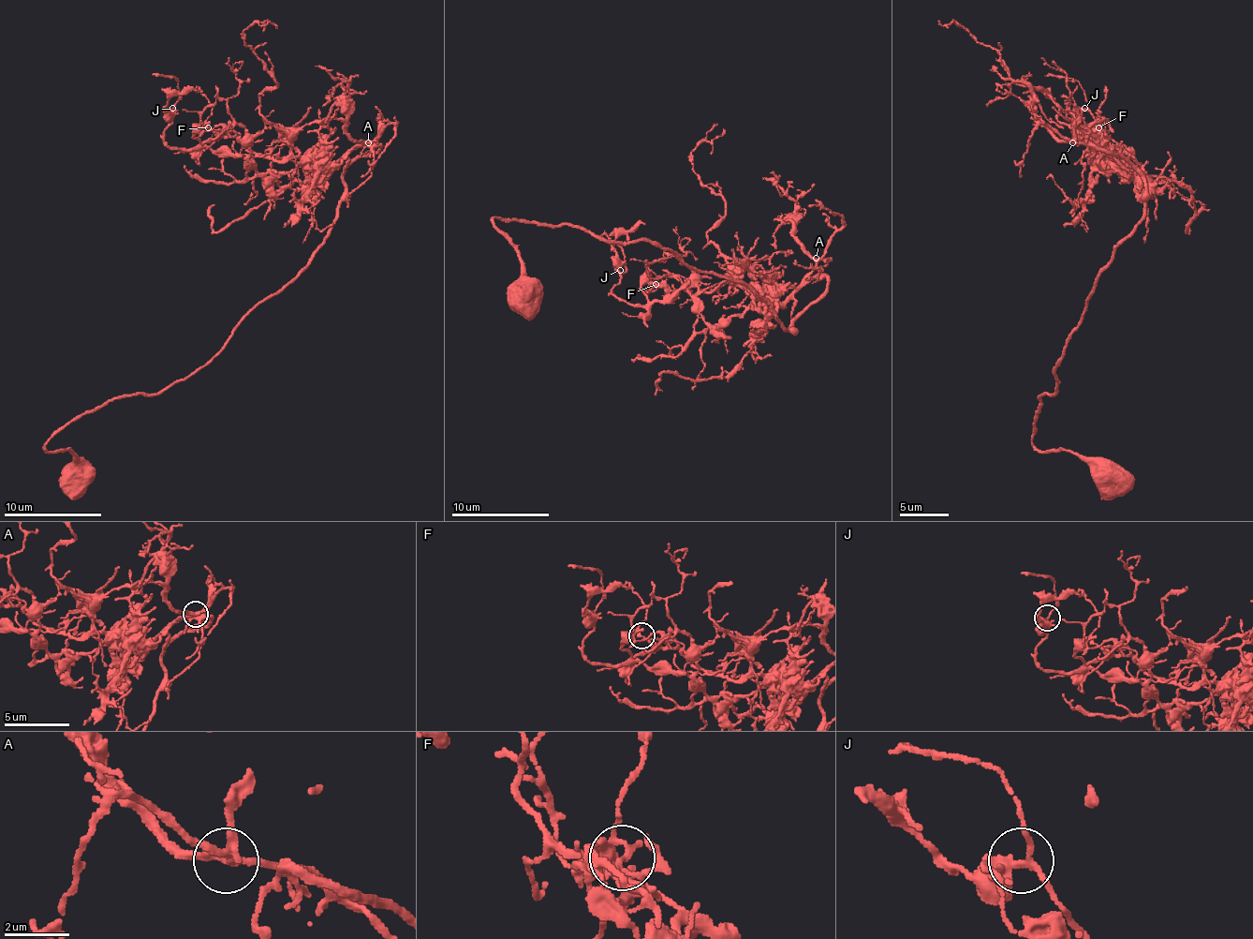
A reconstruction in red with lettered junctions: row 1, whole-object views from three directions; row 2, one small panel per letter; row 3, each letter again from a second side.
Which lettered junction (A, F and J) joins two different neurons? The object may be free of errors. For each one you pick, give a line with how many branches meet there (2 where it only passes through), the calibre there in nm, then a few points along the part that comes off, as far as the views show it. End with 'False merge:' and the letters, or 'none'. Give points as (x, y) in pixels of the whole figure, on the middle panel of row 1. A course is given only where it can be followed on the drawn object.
F: branches 4; calibre 190 nm; course (656, 285), (641, 288), (644, 305), (620, 300), (612, 290), (627, 270), (620, 248), (605, 236), (600, 238)
False merge: F

